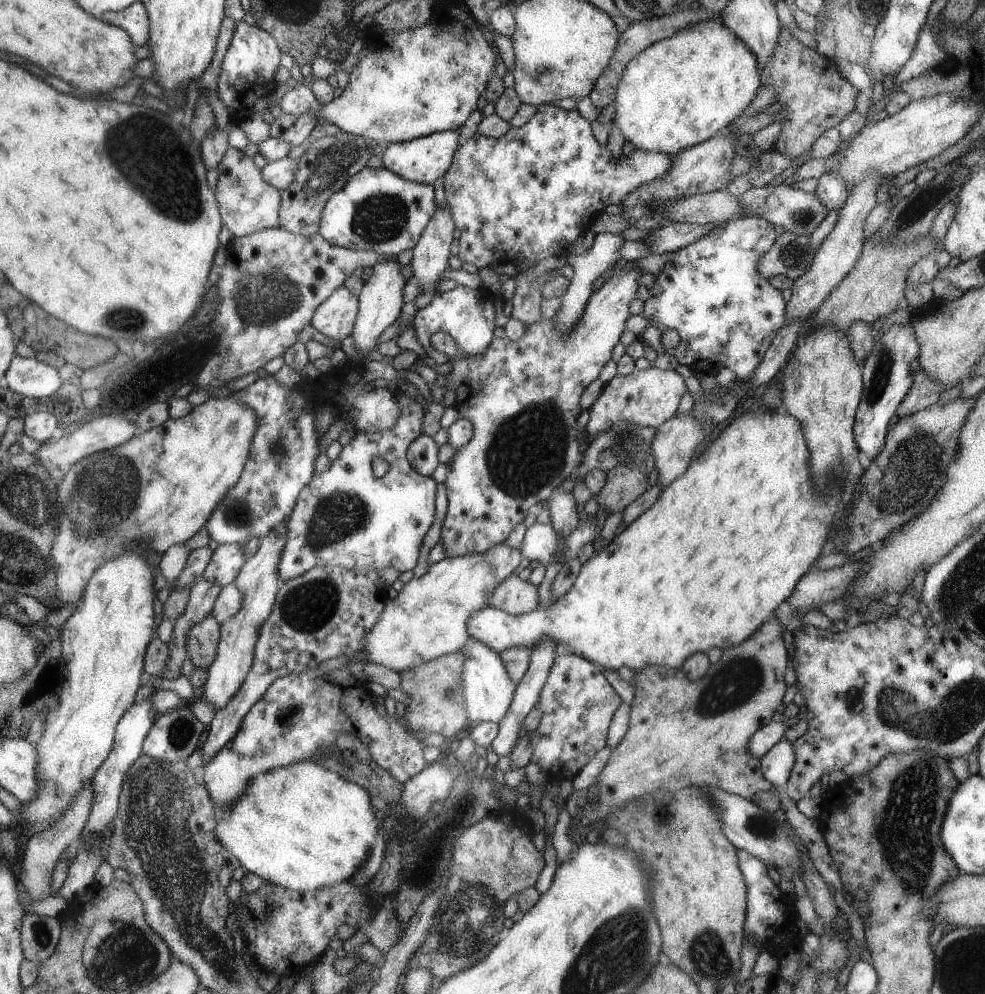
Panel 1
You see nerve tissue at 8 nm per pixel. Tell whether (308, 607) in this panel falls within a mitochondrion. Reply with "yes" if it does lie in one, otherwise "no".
yes

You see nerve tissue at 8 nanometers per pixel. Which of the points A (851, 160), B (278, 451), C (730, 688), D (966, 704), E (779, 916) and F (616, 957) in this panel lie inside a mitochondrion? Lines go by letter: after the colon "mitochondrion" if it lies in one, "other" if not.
A: other
B: mitochondrion
C: mitochondrion
D: mitochondrion
E: other
F: mitochondrion

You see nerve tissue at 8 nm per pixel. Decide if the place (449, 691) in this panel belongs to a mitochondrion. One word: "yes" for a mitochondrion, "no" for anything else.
yes

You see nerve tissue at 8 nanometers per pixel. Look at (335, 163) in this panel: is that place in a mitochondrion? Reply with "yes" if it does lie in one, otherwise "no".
yes

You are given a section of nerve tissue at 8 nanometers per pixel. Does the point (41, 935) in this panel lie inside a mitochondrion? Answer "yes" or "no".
yes

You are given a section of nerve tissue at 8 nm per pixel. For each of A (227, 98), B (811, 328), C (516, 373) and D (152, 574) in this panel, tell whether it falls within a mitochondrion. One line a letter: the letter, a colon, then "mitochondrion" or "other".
A: other
B: other
C: other
D: other

